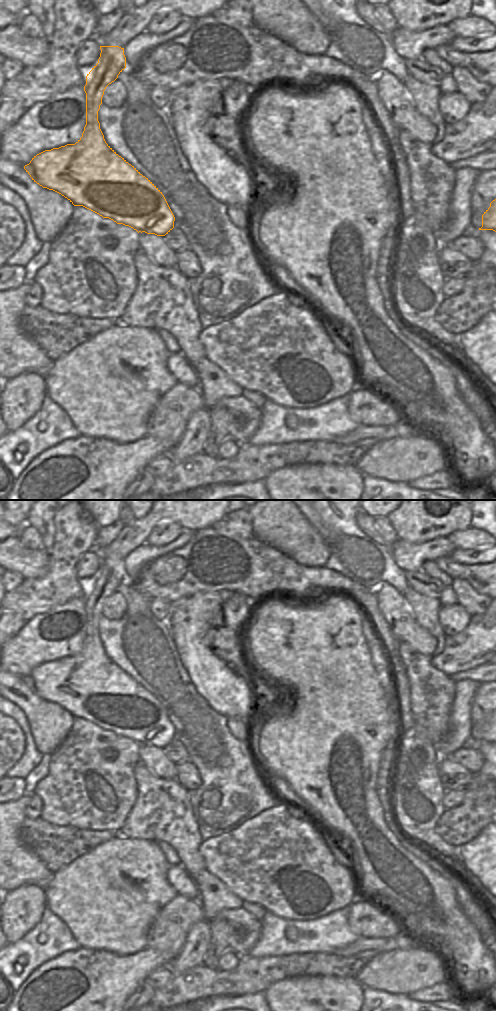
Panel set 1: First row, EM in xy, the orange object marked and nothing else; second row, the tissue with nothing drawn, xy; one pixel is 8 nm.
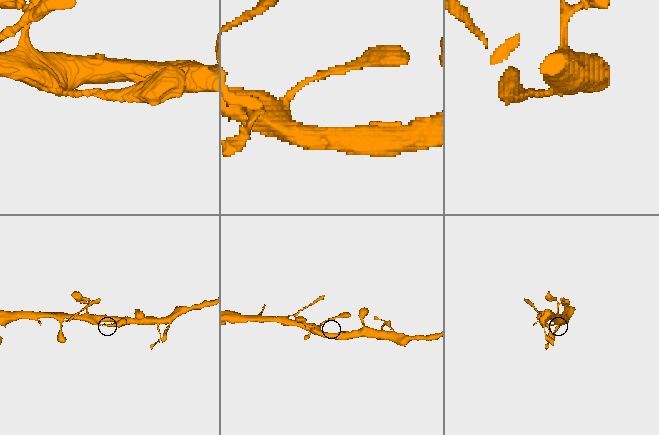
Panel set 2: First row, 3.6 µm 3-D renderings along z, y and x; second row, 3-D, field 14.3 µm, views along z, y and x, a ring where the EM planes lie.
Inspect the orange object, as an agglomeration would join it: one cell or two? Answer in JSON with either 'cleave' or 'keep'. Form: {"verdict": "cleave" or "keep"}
{"verdict": "keep"}

